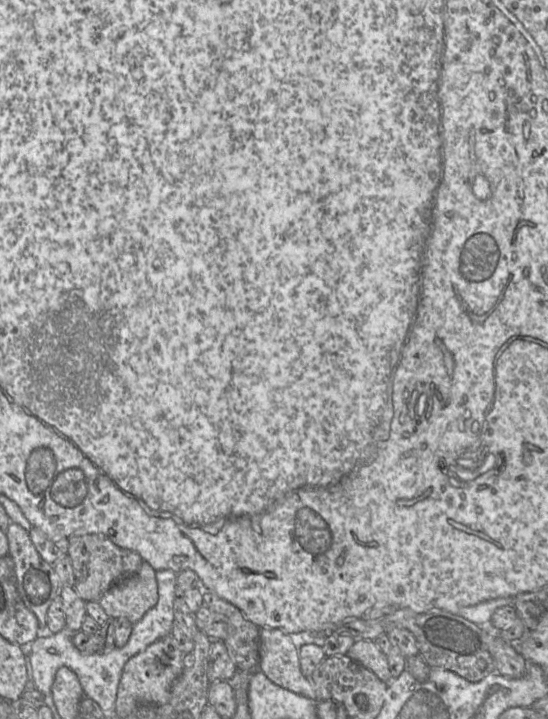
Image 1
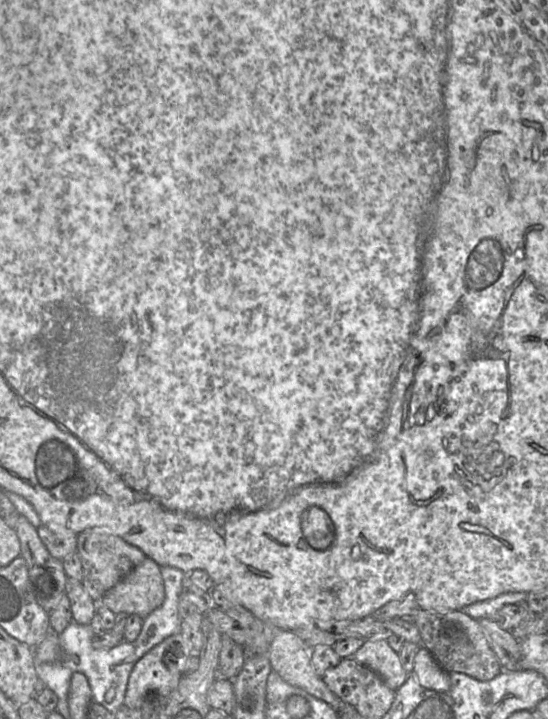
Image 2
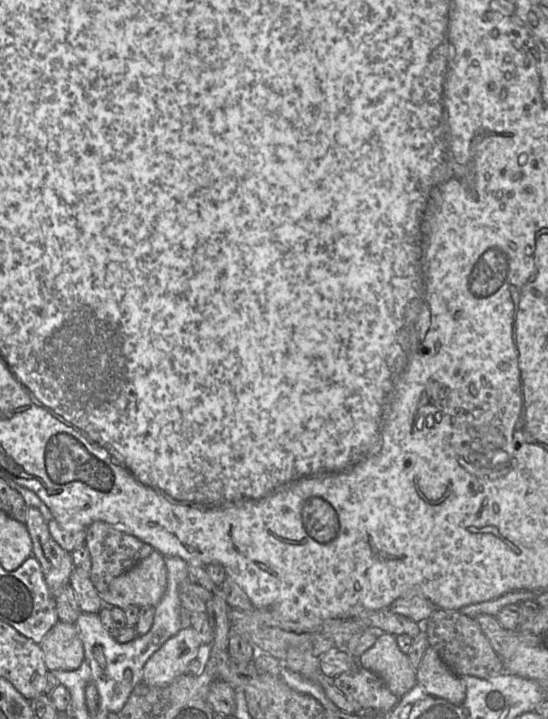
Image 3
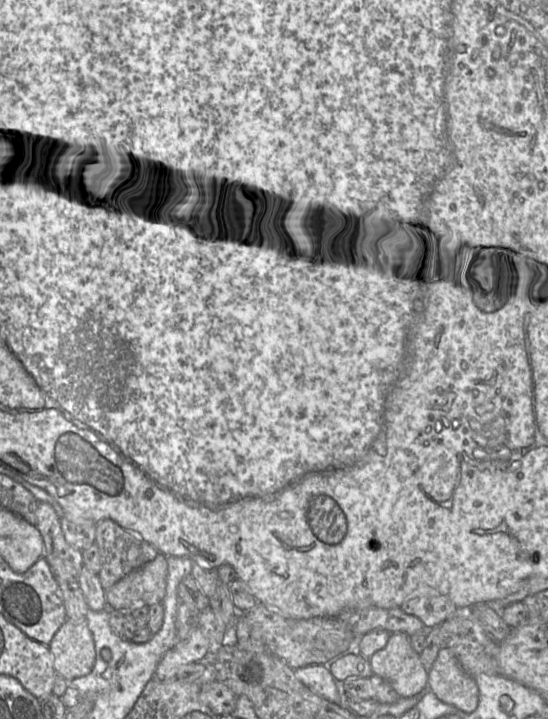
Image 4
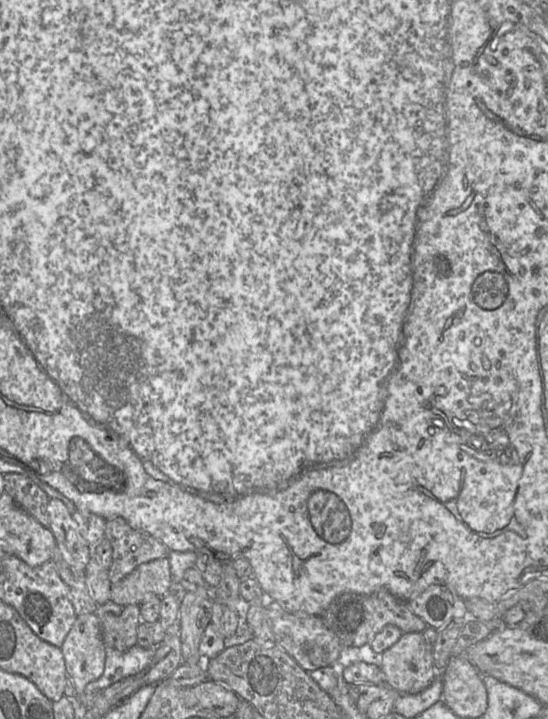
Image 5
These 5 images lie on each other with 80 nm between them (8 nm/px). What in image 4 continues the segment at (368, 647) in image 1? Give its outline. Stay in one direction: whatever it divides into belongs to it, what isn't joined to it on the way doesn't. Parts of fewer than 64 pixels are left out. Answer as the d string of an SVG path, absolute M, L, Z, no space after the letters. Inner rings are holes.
M391 633L386 646L376 651L368 661L373 674L391 685L401 698L420 696L428 689L428 671L423 666L419 653L412 648L407 634Z

